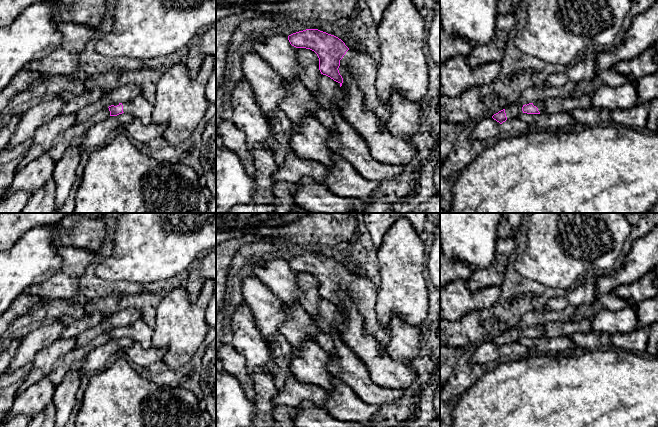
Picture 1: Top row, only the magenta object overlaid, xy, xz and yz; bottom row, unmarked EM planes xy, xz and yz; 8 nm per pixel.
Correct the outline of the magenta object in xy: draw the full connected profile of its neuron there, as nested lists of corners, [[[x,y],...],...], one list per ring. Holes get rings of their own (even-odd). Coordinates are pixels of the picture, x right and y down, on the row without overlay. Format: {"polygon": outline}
{"polygon": [[[141,318],[127,326],[116,327],[108,332],[110,335],[110,340],[129,337],[134,342],[139,343],[145,349],[152,347],[154,329],[146,324]]]}

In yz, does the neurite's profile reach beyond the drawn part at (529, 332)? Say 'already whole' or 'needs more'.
needs more

